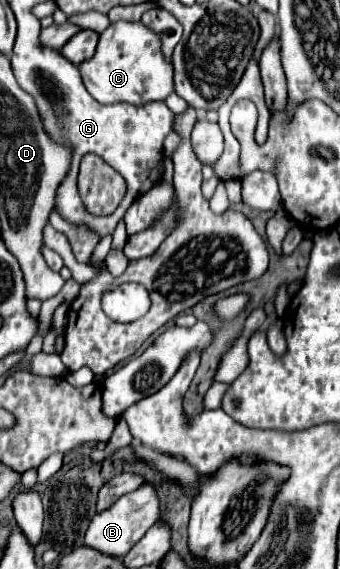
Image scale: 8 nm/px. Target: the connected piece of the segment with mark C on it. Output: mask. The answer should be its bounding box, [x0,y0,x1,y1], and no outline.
[79,23,173,105]

